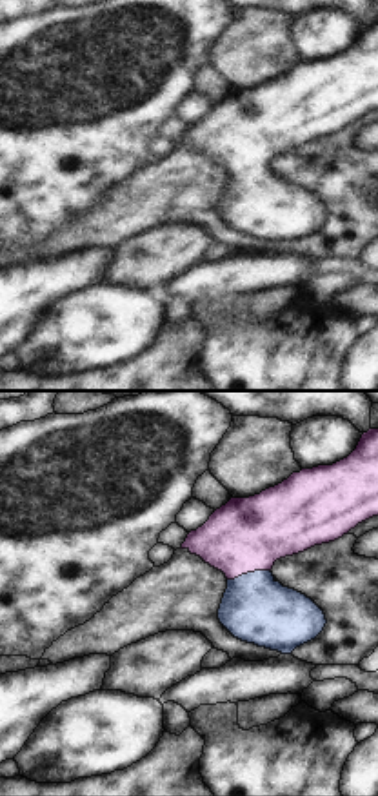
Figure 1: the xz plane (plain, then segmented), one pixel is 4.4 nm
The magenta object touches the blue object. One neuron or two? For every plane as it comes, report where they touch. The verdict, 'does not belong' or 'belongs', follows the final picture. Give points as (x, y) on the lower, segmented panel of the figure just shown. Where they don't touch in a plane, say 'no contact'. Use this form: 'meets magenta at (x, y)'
meets magenta at (248, 571)

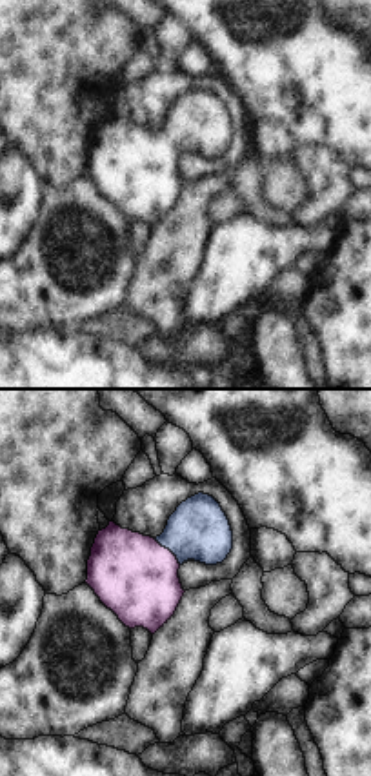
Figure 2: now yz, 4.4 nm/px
meets magenta at (168, 549)

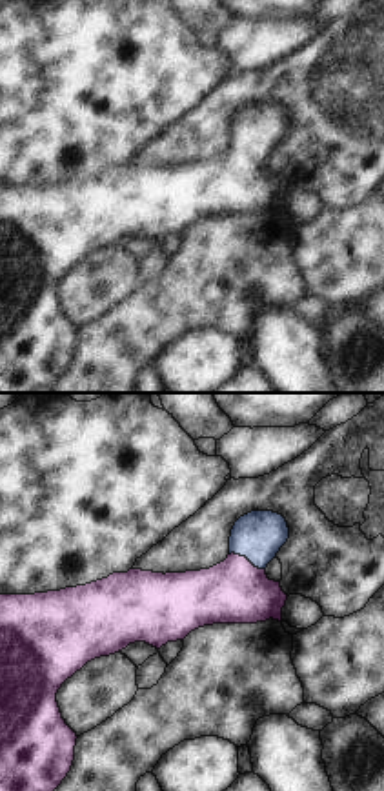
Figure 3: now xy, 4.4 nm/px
meets magenta at (246, 559)

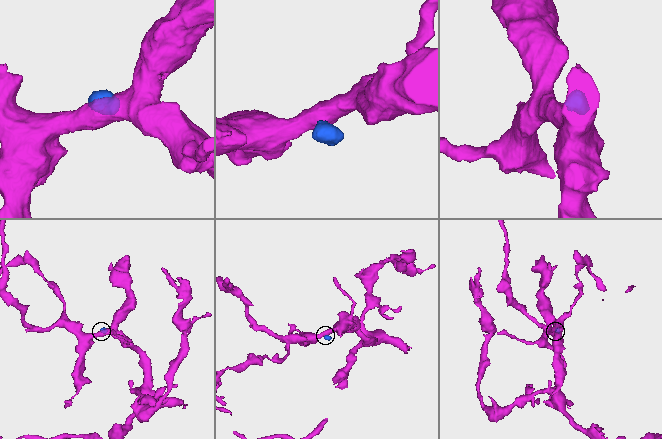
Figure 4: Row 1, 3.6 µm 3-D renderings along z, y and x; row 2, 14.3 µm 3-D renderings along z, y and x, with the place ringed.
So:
belongs

